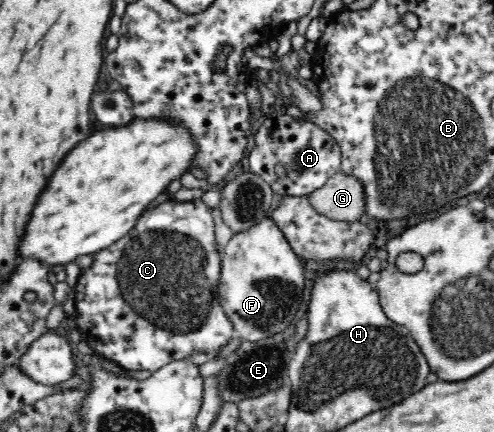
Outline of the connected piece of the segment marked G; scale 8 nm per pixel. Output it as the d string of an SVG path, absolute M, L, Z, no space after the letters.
M338 171L337 174L334 174L334 177L327 180L325 186L308 194L307 197L311 208L314 208L317 214L335 222L355 222L365 212L364 188L356 178L347 176L342 171Z

